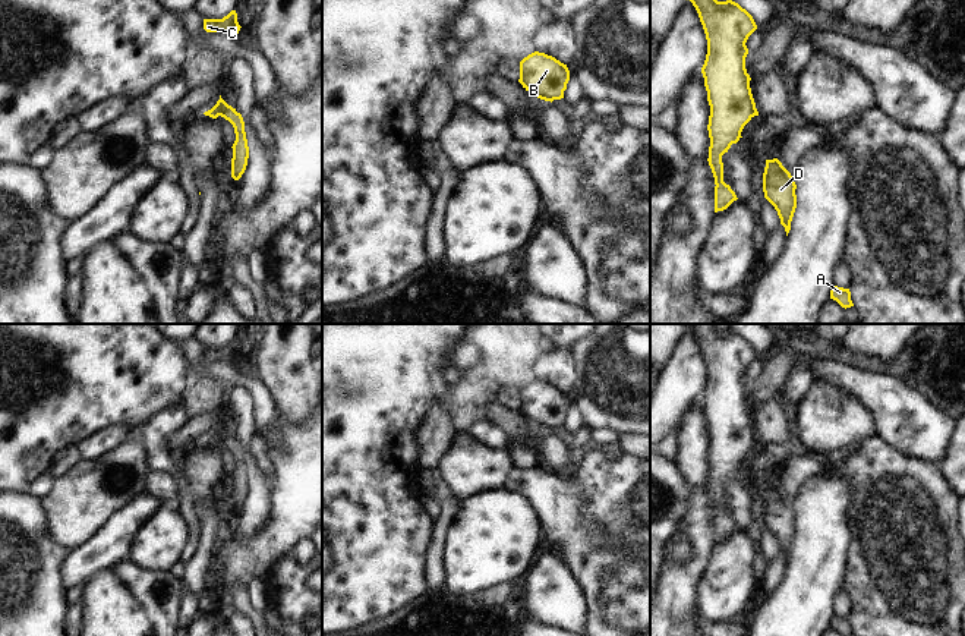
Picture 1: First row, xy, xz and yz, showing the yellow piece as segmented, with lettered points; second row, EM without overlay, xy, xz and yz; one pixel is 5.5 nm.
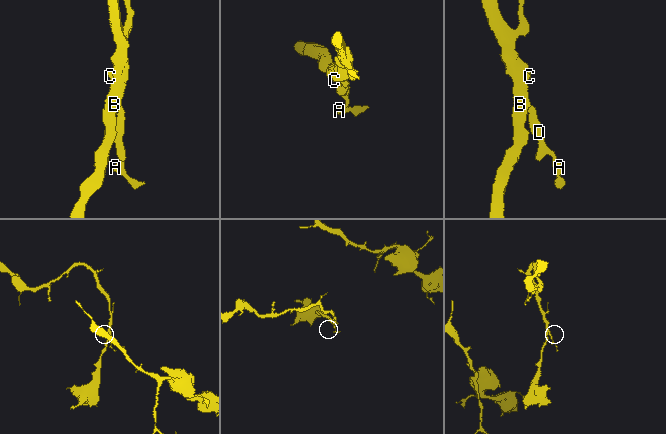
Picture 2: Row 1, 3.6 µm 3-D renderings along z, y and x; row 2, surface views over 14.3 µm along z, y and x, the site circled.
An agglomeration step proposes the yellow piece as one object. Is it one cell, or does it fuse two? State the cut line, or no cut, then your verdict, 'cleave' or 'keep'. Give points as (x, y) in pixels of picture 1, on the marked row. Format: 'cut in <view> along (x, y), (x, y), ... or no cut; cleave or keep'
no cut; keep

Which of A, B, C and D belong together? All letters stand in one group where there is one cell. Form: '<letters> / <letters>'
A B C D

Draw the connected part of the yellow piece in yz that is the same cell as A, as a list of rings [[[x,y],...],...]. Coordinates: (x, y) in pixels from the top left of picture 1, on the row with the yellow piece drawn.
[[[833,286],[830,290],[830,299],[836,300],[845,309],[854,306],[849,289]]]

